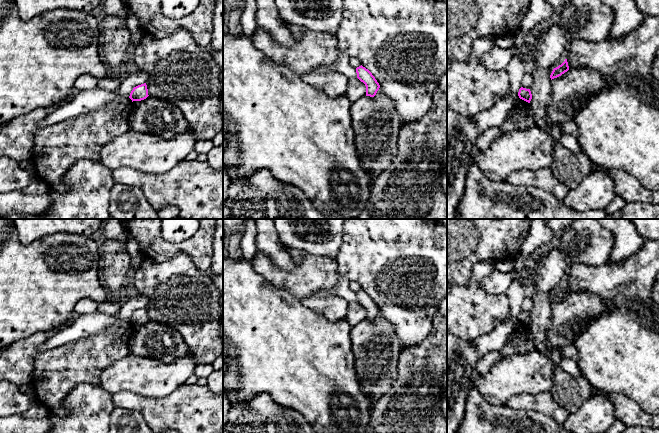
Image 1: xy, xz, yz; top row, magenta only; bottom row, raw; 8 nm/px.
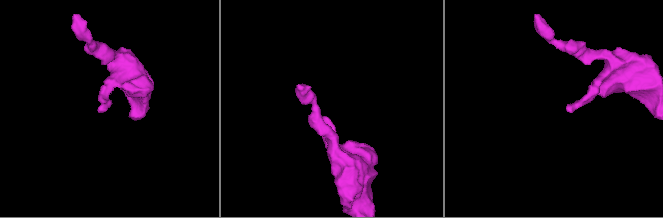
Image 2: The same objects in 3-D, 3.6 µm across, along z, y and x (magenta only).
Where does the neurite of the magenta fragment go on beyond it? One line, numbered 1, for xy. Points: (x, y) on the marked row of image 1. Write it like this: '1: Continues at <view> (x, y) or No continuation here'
1: No continuation here

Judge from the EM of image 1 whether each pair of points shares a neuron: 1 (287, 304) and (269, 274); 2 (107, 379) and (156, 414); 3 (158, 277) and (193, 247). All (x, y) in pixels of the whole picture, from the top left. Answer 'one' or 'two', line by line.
1: two
2: two
3: two

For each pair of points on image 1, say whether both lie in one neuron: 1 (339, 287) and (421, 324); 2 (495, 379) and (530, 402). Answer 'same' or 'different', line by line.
1: different
2: different

